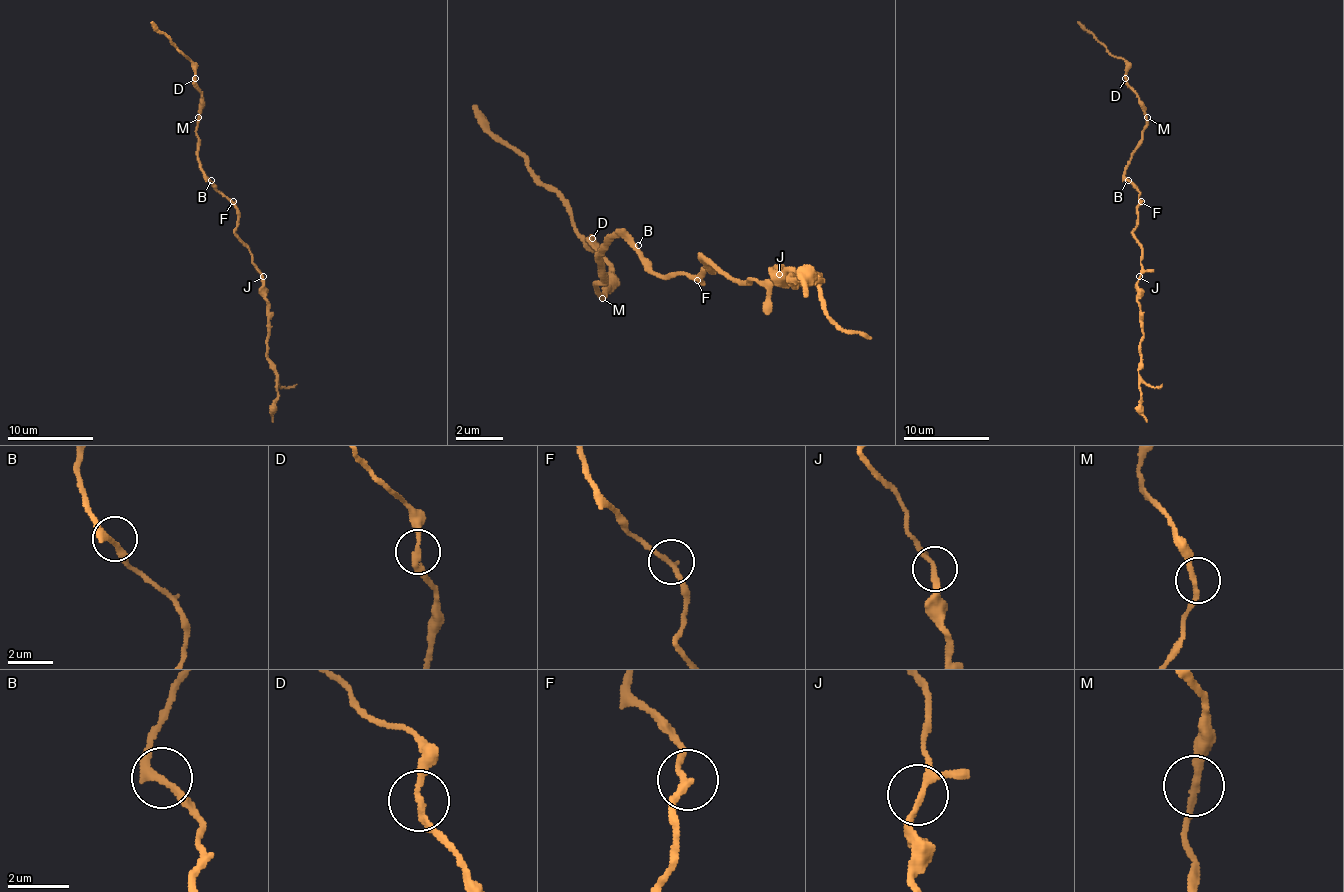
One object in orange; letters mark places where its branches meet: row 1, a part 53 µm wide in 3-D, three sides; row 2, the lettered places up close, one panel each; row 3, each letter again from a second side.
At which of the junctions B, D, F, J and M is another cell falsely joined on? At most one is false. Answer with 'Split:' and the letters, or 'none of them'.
Split: none of them

